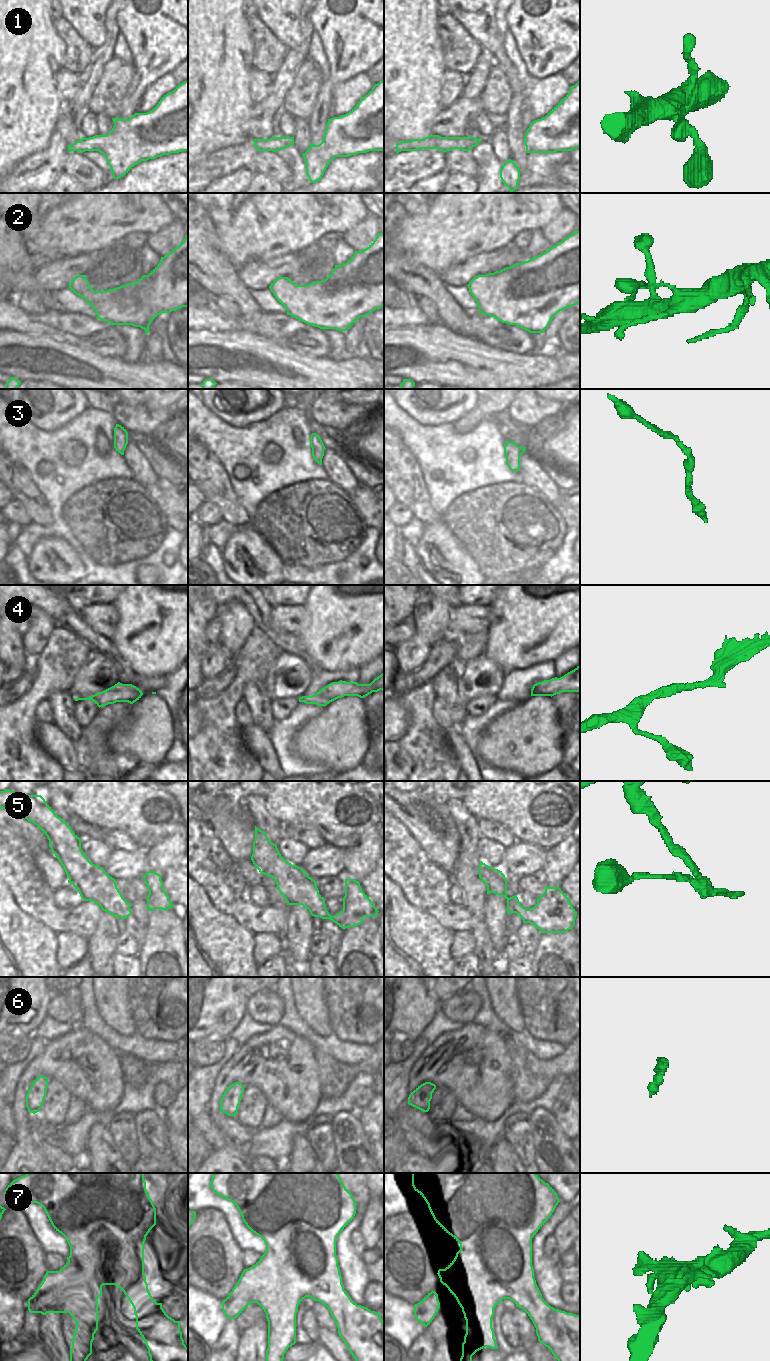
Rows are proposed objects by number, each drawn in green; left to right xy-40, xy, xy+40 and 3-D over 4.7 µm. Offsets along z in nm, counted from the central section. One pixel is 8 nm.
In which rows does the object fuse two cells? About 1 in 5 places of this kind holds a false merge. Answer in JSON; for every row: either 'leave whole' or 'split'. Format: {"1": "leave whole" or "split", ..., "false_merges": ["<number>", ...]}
{"1": "leave whole", "2": "leave whole", "3": "leave whole", "4": "leave whole", "5": "split", "6": "leave whole", "7": "leave whole", "false_merges": ["5"]}

